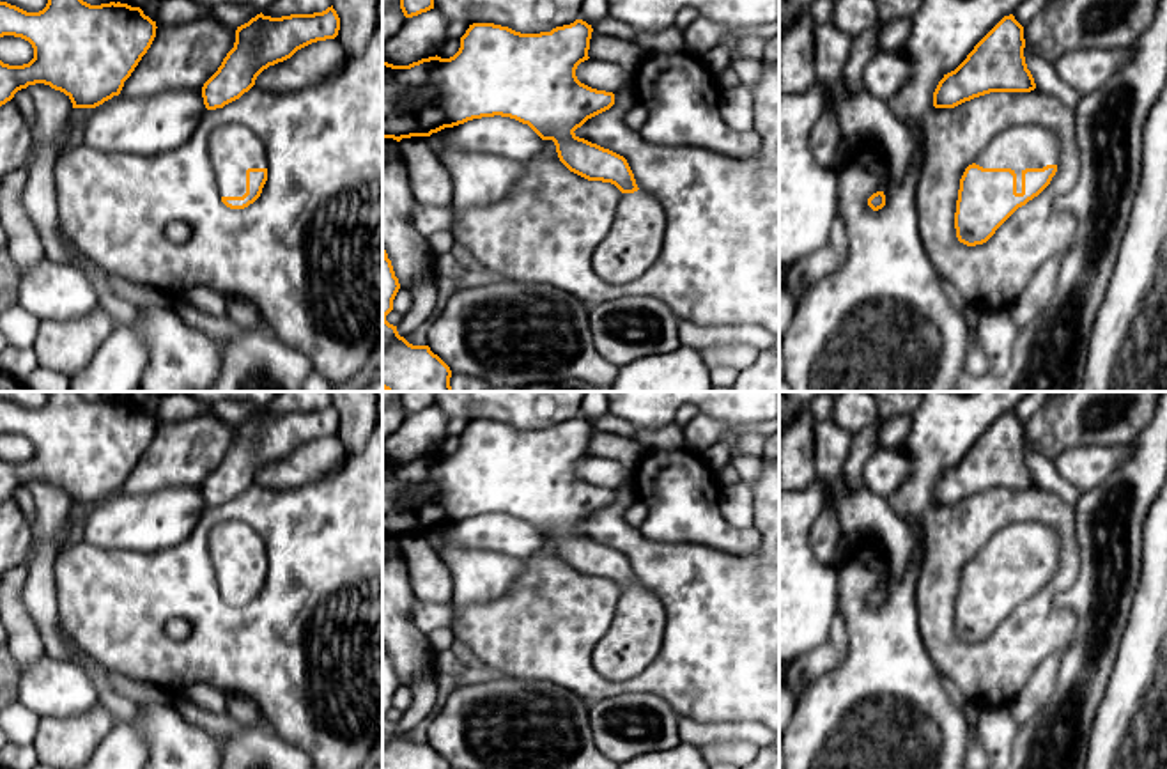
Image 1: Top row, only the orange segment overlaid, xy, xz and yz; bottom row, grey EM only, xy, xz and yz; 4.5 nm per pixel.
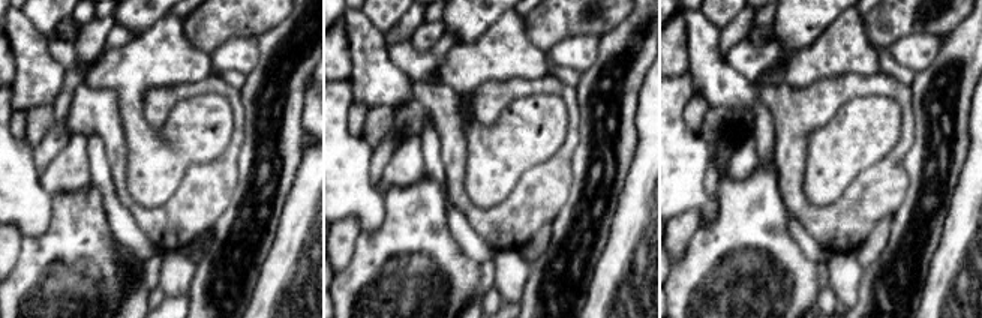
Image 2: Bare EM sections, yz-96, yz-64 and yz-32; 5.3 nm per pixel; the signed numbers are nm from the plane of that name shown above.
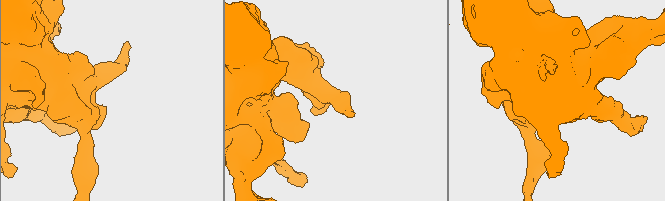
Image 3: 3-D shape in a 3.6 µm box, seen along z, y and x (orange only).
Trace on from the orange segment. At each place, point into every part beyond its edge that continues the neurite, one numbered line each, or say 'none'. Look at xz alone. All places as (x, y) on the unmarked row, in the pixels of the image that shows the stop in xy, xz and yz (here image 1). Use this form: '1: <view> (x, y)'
1: xz (634, 638)

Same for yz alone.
1: yz (1033, 543)

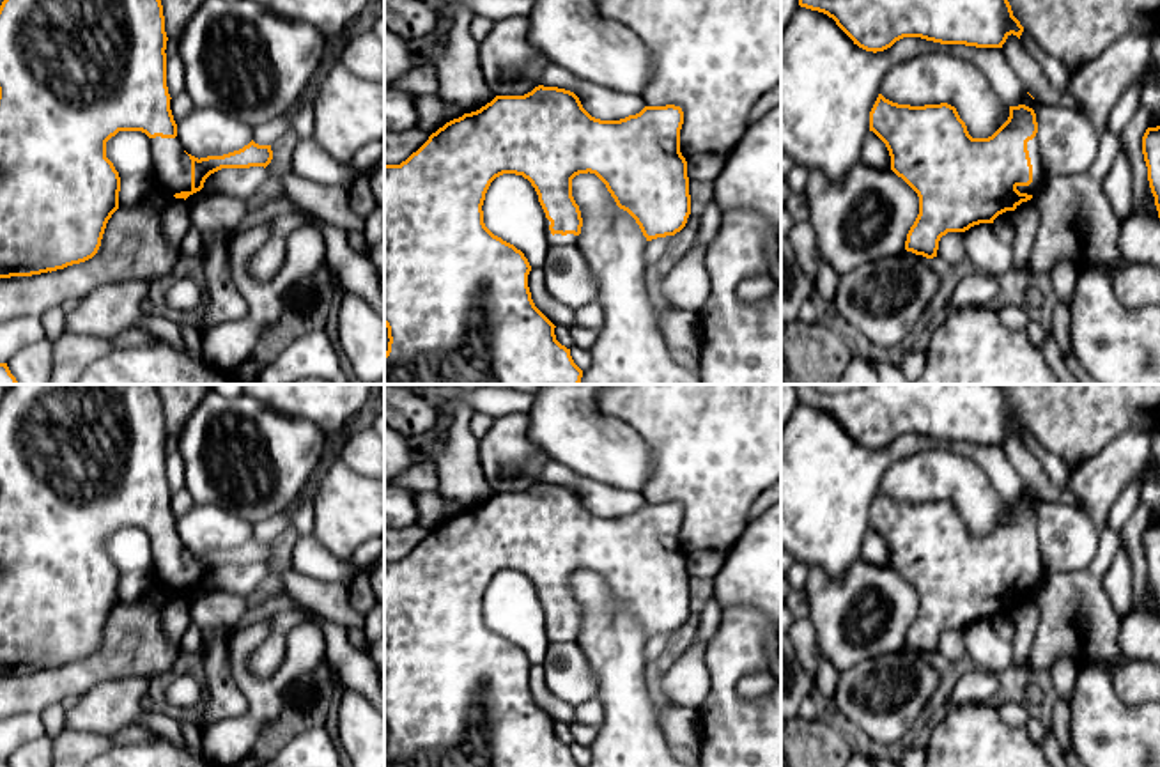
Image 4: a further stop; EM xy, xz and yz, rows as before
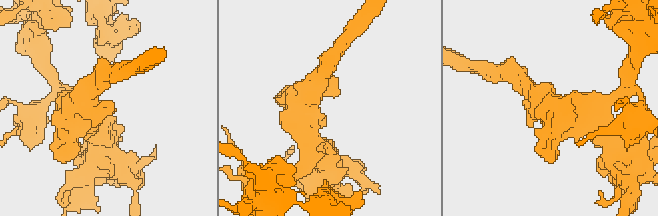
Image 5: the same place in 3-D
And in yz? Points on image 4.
1: yz (1033, 542)

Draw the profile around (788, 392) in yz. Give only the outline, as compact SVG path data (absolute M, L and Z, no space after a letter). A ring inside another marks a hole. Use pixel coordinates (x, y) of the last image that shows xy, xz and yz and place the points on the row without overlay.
M781 384L781 432L786 427L797 404L799 404L799 393L795 384Z

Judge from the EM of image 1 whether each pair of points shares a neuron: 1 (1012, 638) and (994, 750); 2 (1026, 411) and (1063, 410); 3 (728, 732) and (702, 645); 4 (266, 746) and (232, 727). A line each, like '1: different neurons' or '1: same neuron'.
1: different neurons
2: different neurons
3: different neurons
4: different neurons

